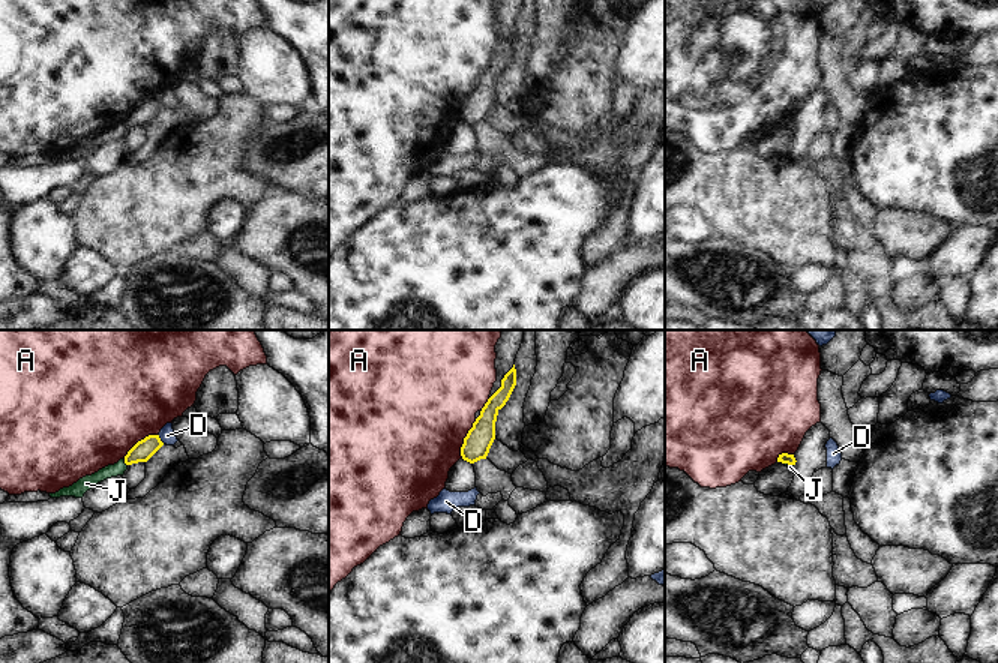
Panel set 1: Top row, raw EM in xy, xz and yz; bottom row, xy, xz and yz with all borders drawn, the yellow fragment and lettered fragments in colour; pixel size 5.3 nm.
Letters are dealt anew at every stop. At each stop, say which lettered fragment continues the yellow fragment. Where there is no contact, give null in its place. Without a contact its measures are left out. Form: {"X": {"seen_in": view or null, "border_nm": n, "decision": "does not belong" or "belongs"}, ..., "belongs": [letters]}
{"A": {"seen_in": "xz", "border_nm": 240, "decision": "does not belong"}, "D": {"seen_in": "xy", "border_nm": 70, "decision": "does not belong"}, "J": {"seen_in": "xy", "border_nm": 40, "decision": "does not belong"}, "belongs": []}

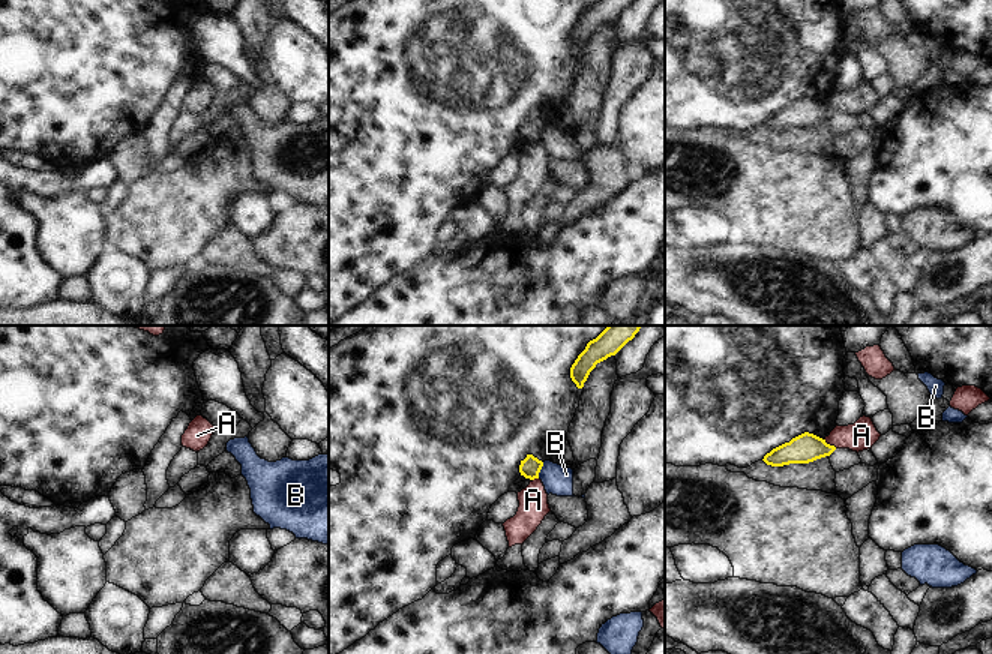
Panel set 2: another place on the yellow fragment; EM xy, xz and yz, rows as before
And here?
{"A": {"seen_in": "yz", "border_nm": 90, "decision": "does not belong"}, "B": {"seen_in": "xz", "border_nm": 90, "decision": "does not belong"}, "belongs": []}

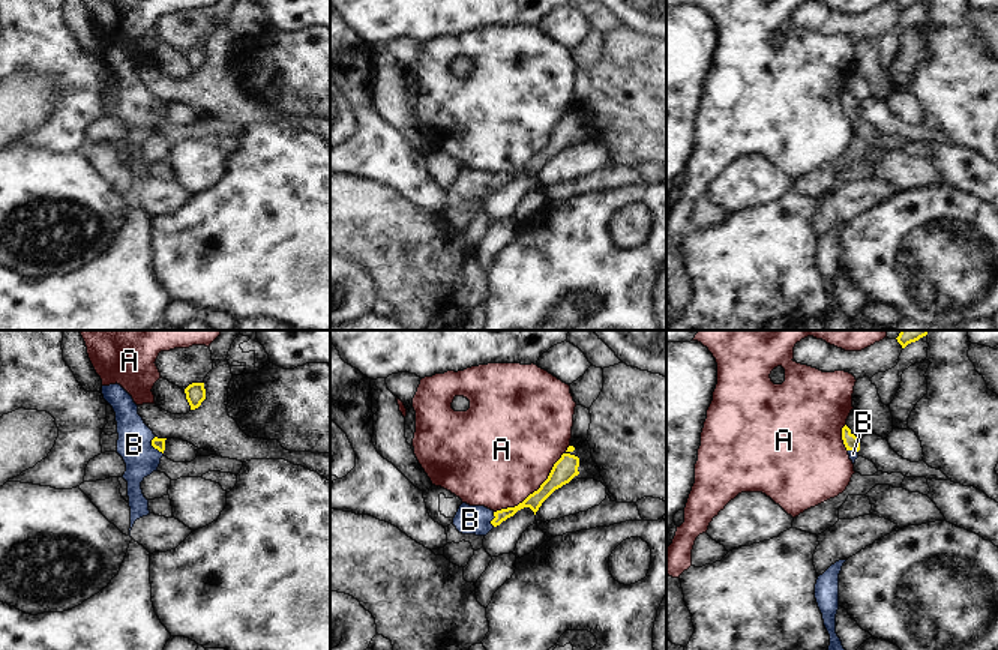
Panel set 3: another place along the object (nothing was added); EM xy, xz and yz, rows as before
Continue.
{"A": {"seen_in": "xz", "border_nm": 550, "decision": "does not belong"}, "B": {"seen_in": "xy", "border_nm": 110, "decision": "belongs"}, "belongs": ["B"]}

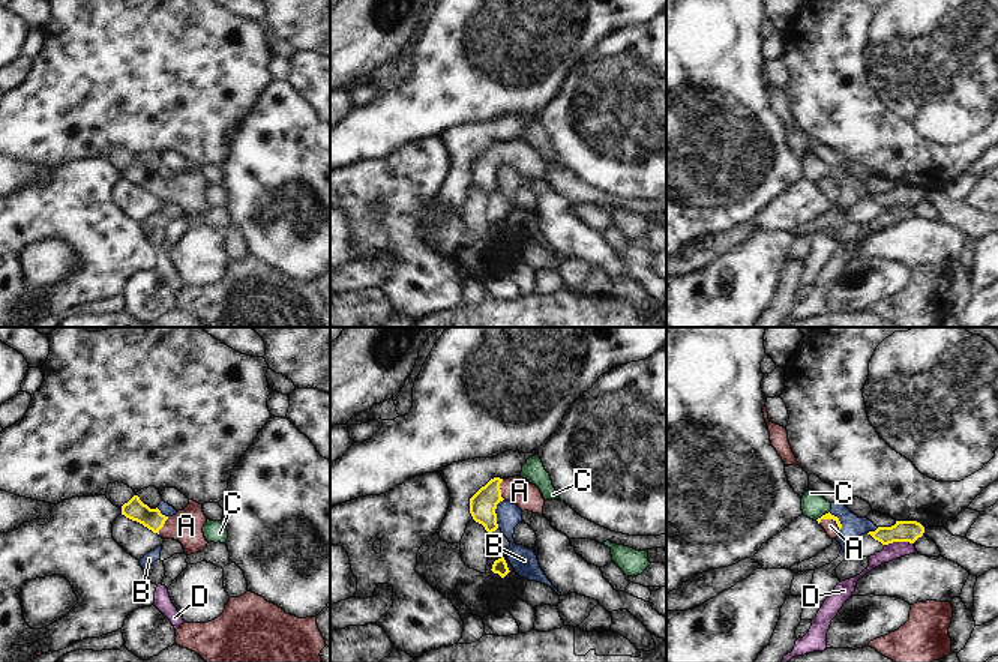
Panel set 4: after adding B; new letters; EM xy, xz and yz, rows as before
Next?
{"A": {"seen_in": "yz", "border_nm": 120, "decision": "belongs"}, "B": {"seen_in": "xz", "border_nm": 160, "decision": "does not belong"}, "C": {"seen_in": "yz", "border_nm": 90, "decision": "does not belong"}, "D": {"seen_in": "yz", "border_nm": 150, "decision": "does not belong"}, "belongs": ["A"]}

